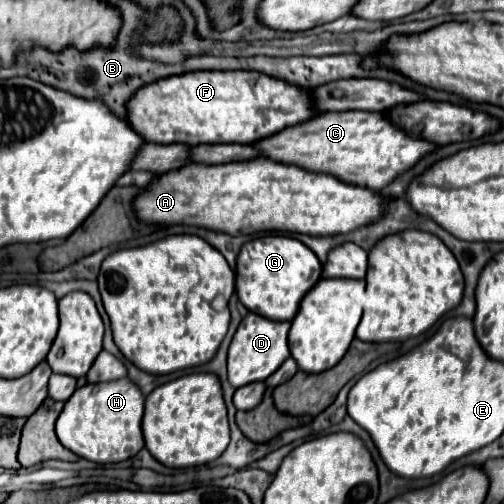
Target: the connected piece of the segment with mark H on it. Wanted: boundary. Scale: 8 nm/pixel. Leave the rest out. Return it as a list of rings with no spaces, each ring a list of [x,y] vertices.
[[[121,378],[117,382],[85,384],[77,388],[77,392],[73,392],[73,396],[65,402],[65,408],[57,420],[57,438],[79,458],[97,464],[129,460],[143,448],[143,404],[145,396],[129,378]]]

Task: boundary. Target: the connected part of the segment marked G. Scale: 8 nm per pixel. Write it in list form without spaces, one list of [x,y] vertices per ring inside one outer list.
[[[263,236],[243,244],[237,256],[237,296],[241,304],[269,320],[293,320],[301,298],[321,280],[321,262],[305,244],[289,236]]]

